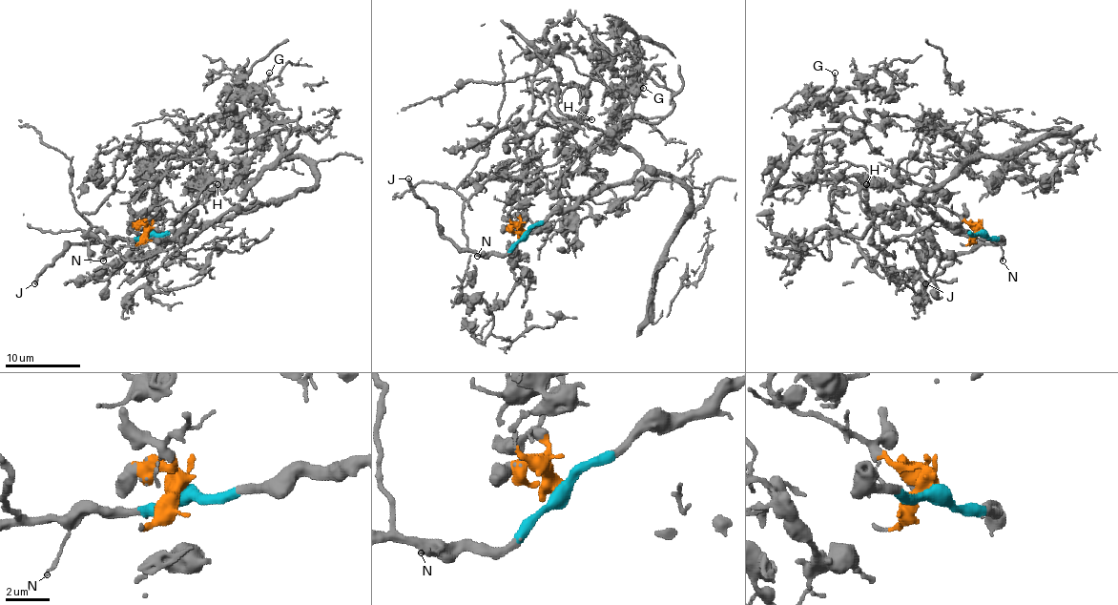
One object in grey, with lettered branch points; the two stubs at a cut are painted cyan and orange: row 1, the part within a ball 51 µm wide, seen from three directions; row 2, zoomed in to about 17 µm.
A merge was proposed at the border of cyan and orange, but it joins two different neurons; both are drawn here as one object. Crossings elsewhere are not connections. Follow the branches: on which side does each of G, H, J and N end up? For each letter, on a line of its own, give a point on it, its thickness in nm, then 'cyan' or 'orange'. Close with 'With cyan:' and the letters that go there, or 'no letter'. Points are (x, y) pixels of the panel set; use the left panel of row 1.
G: place (269, 73); calibre 130 nm; orange
H: place (217, 184); calibre 200 nm; orange
J: place (34, 283); calibre 280 nm; cyan
N: place (103, 260); calibre 170 nm; cyan
With cyan: J, N

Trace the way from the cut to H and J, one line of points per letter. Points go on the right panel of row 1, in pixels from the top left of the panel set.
H: (982, 232), (934, 206), (914, 183), (908, 174), (936, 168), (932, 160), (902, 160), (893, 183), (867, 185)
J: (982, 232), (1000, 239), (961, 251), (940, 273), (925, 282)

